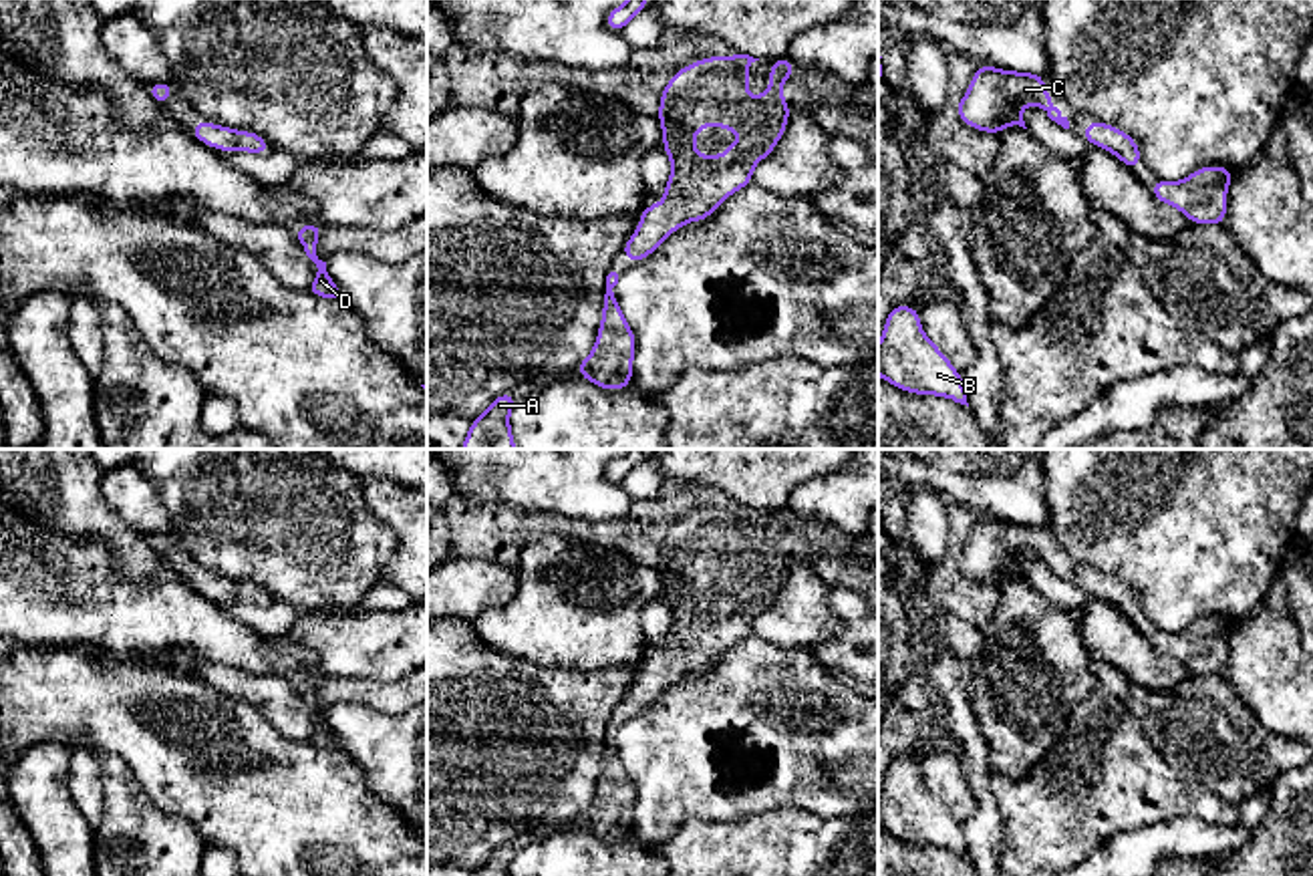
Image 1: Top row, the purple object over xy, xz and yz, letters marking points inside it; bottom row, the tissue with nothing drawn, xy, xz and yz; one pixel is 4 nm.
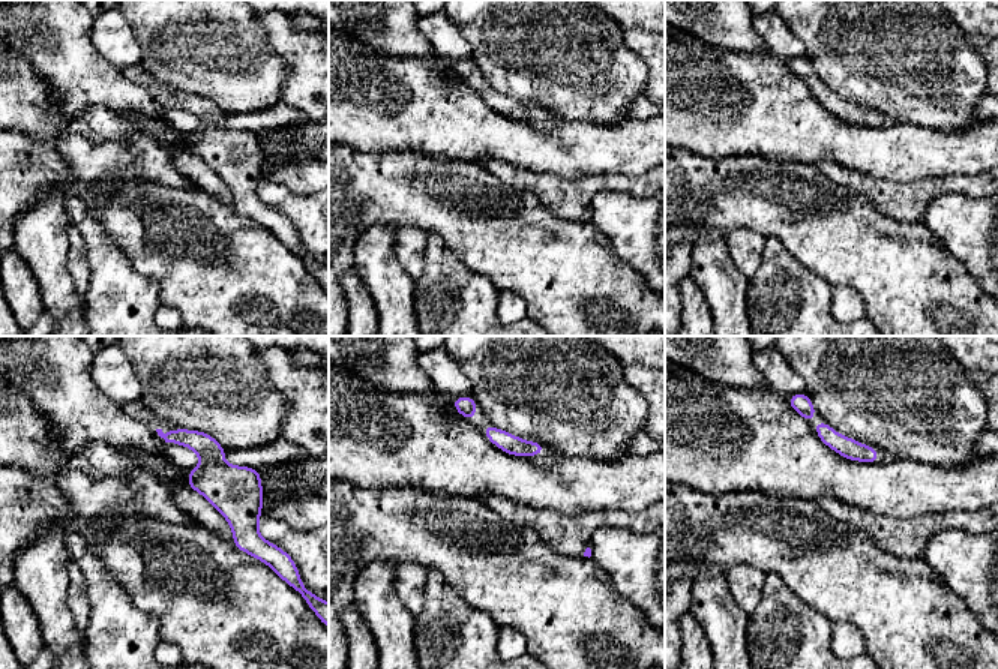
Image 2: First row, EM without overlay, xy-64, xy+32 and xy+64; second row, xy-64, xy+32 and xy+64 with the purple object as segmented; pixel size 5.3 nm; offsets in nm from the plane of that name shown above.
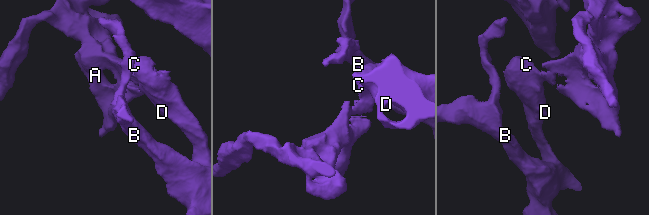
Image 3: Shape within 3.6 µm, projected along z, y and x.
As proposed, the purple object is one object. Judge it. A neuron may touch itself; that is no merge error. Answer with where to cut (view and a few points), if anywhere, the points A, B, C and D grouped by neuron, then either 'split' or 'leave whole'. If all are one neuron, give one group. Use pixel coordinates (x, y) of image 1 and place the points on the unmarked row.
no cut; A B C D; leave whole

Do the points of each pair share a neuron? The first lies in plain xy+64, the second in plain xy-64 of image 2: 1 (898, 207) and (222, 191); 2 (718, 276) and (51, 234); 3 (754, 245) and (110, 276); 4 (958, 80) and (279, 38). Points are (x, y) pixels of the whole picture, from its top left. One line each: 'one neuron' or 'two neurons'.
1: one neuron
2: one neuron
3: two neurons
4: two neurons

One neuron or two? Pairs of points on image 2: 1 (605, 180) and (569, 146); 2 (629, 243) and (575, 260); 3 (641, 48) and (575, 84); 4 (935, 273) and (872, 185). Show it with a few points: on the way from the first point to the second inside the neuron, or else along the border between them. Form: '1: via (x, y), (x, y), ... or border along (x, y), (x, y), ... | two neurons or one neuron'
1: border along (632, 174), (584, 174), (574, 180), (563, 179) | two neurons
2: border along (592, 221), (611, 243), (613, 249), (638, 273) | two neurons
3: border along (623, 29), (623, 41), (647, 69), (643, 86) | two neurons
4: border along (869, 200), (877, 210), (890, 218), (920, 221) | two neurons

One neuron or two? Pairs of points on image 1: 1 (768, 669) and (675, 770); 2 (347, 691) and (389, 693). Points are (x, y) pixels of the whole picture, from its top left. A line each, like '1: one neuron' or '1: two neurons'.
1: one neuron
2: one neuron

